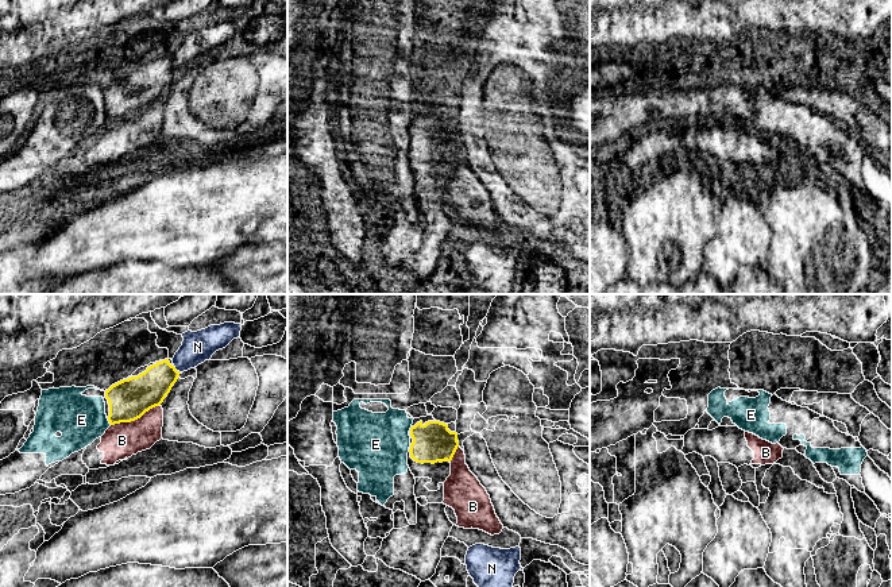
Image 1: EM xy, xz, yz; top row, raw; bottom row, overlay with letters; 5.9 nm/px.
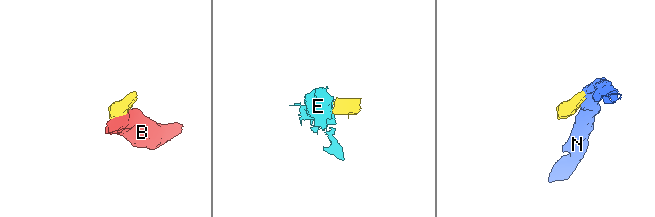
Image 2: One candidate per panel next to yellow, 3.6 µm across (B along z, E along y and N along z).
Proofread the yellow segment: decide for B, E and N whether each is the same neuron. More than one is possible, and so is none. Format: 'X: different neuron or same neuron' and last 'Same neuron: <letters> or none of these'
B: different neuron
E: different neuron
N: different neuron
Same neuron: none of these

